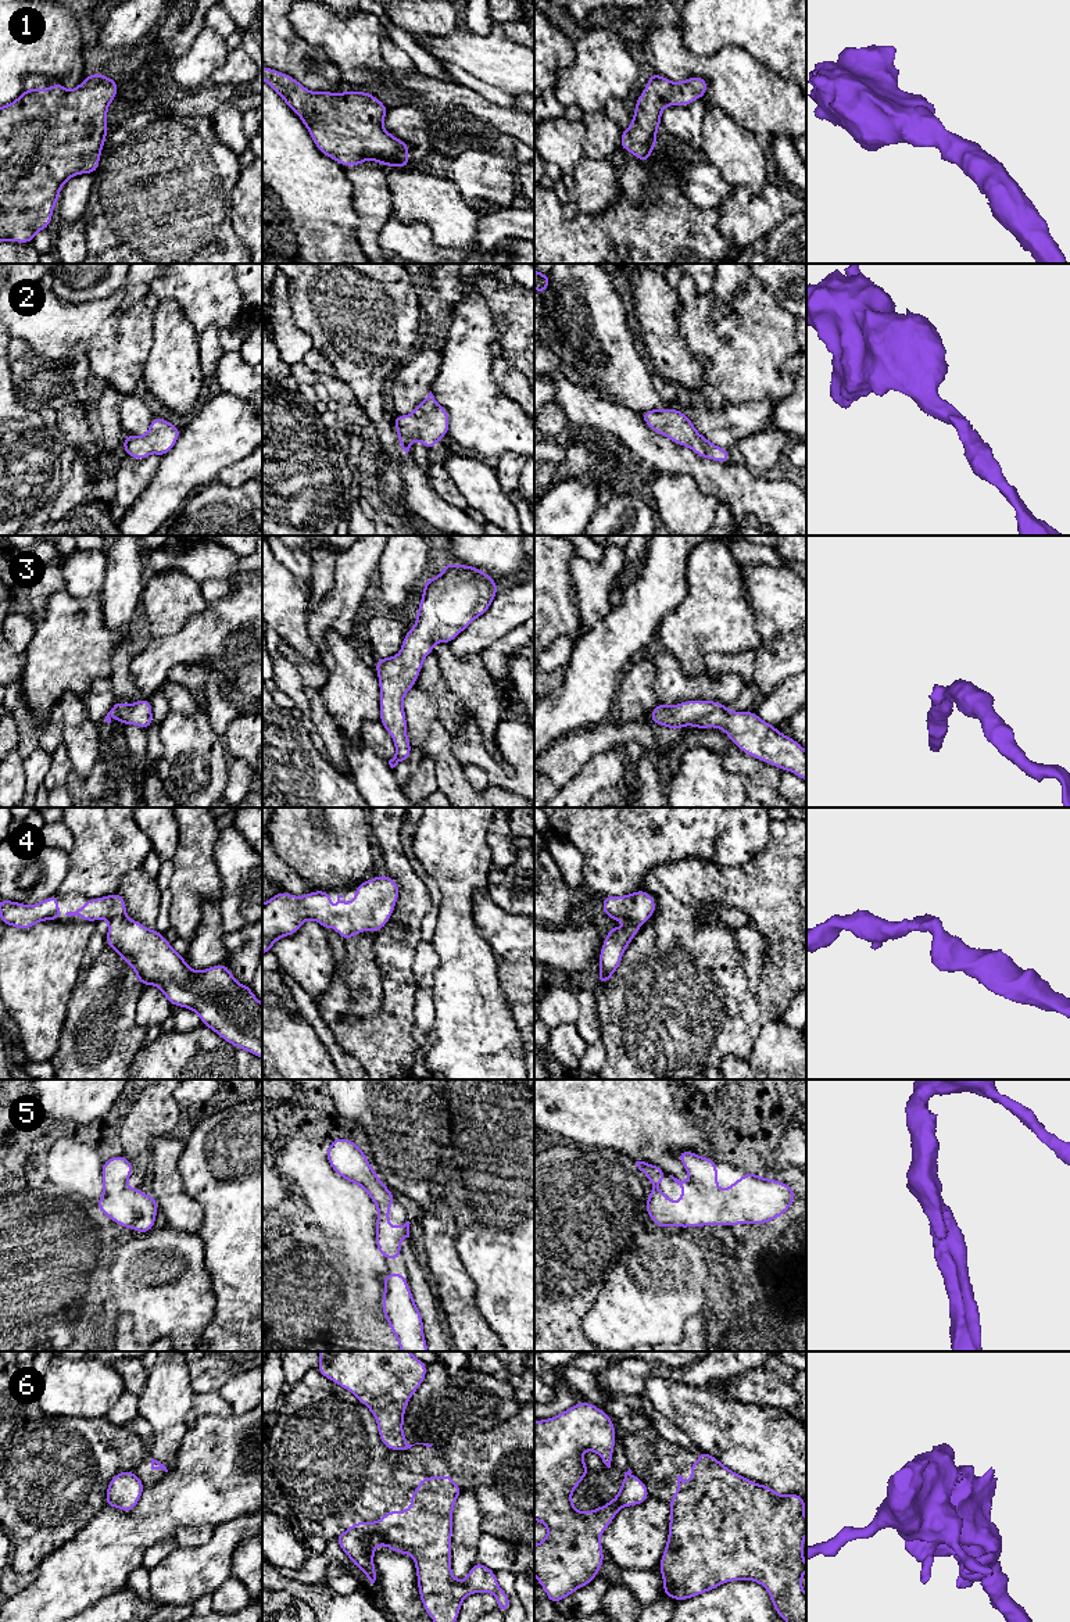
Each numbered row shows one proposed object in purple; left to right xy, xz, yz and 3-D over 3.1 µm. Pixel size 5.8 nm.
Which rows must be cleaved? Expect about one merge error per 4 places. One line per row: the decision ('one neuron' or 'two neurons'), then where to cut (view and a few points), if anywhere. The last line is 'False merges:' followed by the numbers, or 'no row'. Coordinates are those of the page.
1: one neuron; no cut
2: one neuron; no cut
3: one neuron; no cut
4: one neuron; no cut
5: one neuron; no cut
6: two neurons; cut in xz along (410, 1445), (407, 1447)
False merges: 6

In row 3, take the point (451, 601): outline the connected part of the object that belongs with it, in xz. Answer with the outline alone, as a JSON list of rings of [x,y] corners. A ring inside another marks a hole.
[[[445,562],[443,573],[423,584],[415,626],[404,635],[400,654],[376,659],[379,720],[396,744],[396,756],[389,760],[391,769],[411,756],[404,695],[415,687],[423,659],[436,642],[451,642],[486,613],[497,592],[494,579],[482,569]]]

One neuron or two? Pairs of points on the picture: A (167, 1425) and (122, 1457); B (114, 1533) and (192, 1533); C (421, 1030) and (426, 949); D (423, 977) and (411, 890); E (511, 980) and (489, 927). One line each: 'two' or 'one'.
A: two
B: two
C: one
D: two
E: one

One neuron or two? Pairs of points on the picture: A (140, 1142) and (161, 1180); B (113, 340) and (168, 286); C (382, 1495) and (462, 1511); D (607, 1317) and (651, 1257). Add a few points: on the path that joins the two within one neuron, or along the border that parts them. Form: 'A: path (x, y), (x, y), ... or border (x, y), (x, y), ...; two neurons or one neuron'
A: border (170, 1132), (153, 1141), (149, 1162); two neurons
B: path (126, 328), (154, 299); one neuron
C: border (462, 1490), (453, 1511), (453, 1535), (450, 1542); two neurons
D: path (622, 1302), (651, 1273); one neuron

